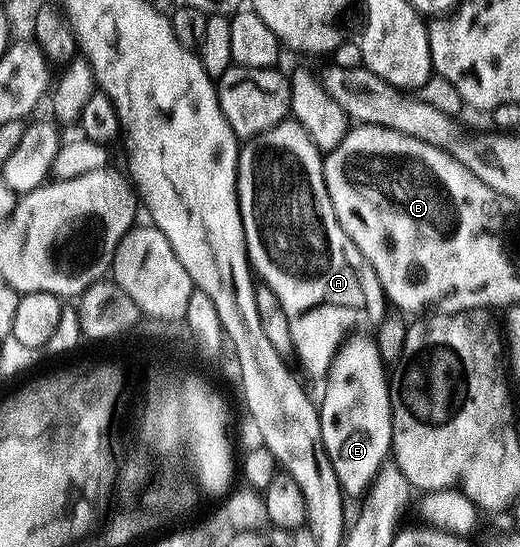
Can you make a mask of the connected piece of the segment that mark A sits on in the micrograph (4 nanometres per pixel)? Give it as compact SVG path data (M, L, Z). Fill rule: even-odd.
M293 119L281 121L276 127L264 131L260 135L249 138L239 148L238 151L238 206L242 216L242 226L244 227L244 239L246 240L246 255L250 258L253 272L260 278L261 284L271 289L279 300L279 306L283 309L284 315L288 319L288 329L291 332L291 343L297 357L299 356L303 363L310 369L315 369L319 375L325 374L330 368L330 362L333 360L339 345L346 340L353 325L358 325L367 317L371 323L377 323L386 316L388 312L388 302L386 294L382 292L382 285L378 282L378 276L374 268L364 259L364 255L348 239L344 227L340 227L340 219L336 219L336 211L332 207L332 199L328 195L328 187L324 179L322 170L323 154L312 143L312 139L306 134L305 129Z

